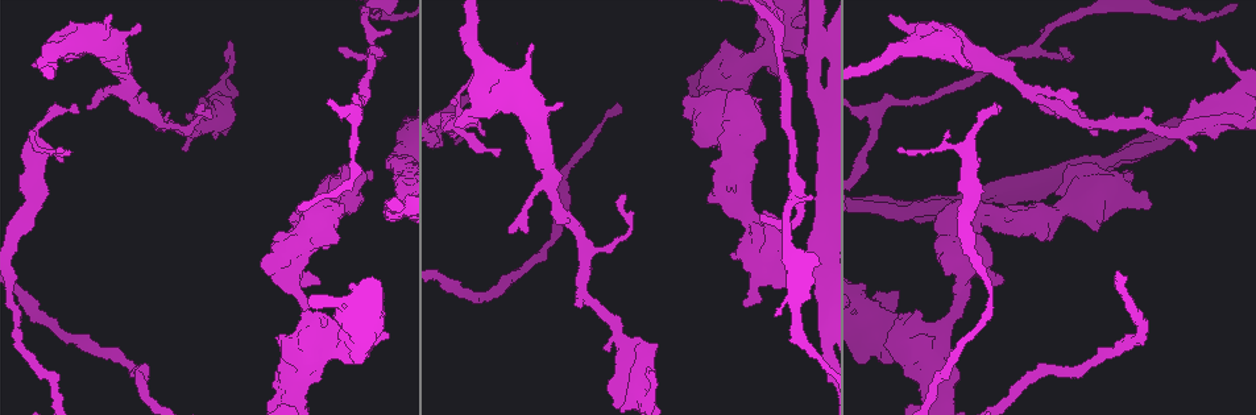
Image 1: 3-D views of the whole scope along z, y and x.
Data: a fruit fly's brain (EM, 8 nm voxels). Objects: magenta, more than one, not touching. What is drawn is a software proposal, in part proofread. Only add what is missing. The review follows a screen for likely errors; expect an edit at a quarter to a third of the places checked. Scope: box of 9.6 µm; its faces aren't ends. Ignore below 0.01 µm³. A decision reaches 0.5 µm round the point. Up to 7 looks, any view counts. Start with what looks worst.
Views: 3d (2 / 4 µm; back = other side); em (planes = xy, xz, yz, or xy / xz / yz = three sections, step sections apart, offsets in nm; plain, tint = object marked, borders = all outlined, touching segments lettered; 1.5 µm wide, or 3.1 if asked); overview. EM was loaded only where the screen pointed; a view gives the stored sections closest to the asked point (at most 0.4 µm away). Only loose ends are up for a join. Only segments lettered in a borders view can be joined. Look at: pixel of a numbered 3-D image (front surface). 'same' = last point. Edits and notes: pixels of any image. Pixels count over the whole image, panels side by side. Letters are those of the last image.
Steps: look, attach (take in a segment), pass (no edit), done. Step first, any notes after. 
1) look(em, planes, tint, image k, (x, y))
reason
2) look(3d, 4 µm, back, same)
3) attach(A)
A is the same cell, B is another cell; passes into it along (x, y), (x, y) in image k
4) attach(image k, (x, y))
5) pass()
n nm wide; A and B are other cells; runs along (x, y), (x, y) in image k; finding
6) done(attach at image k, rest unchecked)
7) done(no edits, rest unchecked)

look(em, planes, borders, image 1, (338, 47))
branch stops here

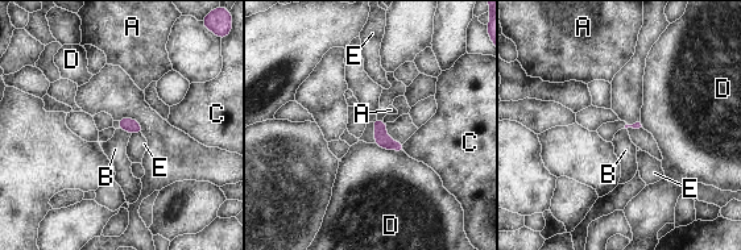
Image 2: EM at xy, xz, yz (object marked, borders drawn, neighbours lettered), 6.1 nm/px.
pass()
A, B, C, D and E are other cells; border along (119, 128), (131, 134) in image 2; none of them fits

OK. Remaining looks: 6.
look(3d, 4 µm, image 1, (453, 124))

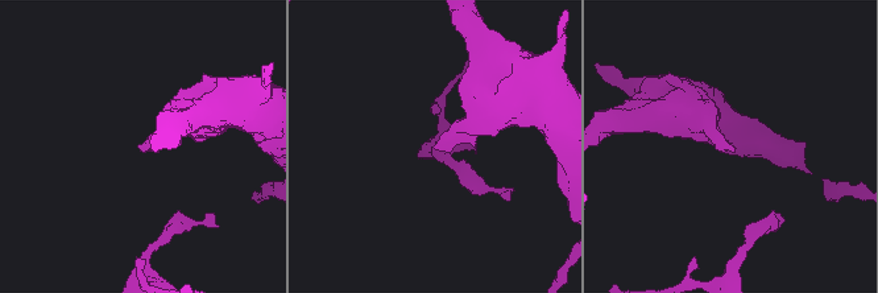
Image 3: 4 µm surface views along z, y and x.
look(em, yz, step 8, plain, image 3, (142, 146))

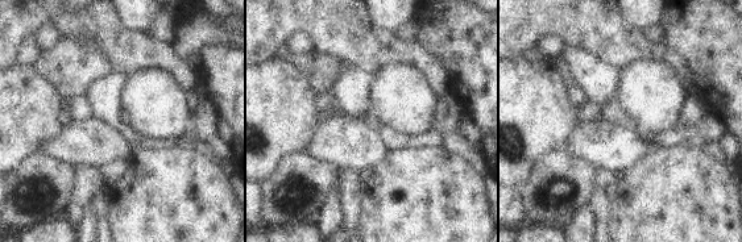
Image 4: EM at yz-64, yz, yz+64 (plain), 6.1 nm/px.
look(em, yz, step 8, borders, same)
what lies round it

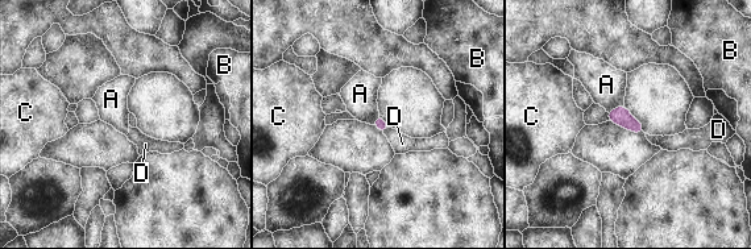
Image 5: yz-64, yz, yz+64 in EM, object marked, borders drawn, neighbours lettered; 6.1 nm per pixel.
pass()
A touches over 120 nm; A, B, C and D are other cells; border along (623, 104), (608, 112) in image 5; none of them fits

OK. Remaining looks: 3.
look(em, planes, borders, image 1, (951, 388))
stops while still wide

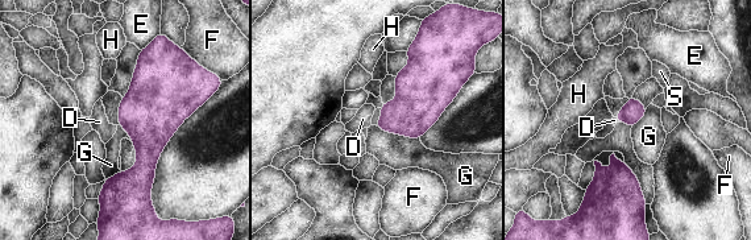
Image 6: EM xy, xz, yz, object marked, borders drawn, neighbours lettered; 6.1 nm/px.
pass()
F touches over 340 nm; D, E, F, G, H and S are other cells; none of them fits

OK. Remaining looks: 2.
done(no edits, rest unchecked)

